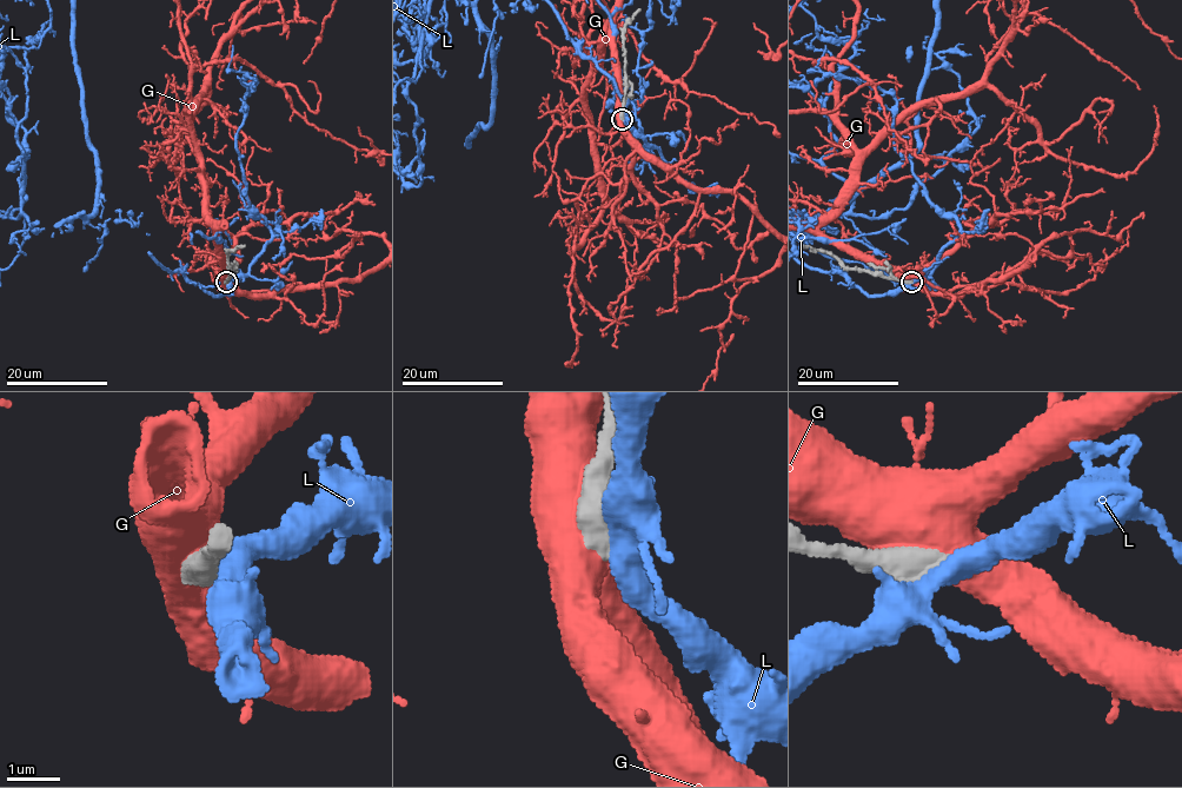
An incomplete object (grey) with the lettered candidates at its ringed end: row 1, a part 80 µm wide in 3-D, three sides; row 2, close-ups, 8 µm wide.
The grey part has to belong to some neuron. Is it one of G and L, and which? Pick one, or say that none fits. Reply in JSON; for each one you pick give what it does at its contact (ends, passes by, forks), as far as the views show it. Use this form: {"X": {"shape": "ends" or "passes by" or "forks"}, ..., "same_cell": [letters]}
{"same_cell": []}

